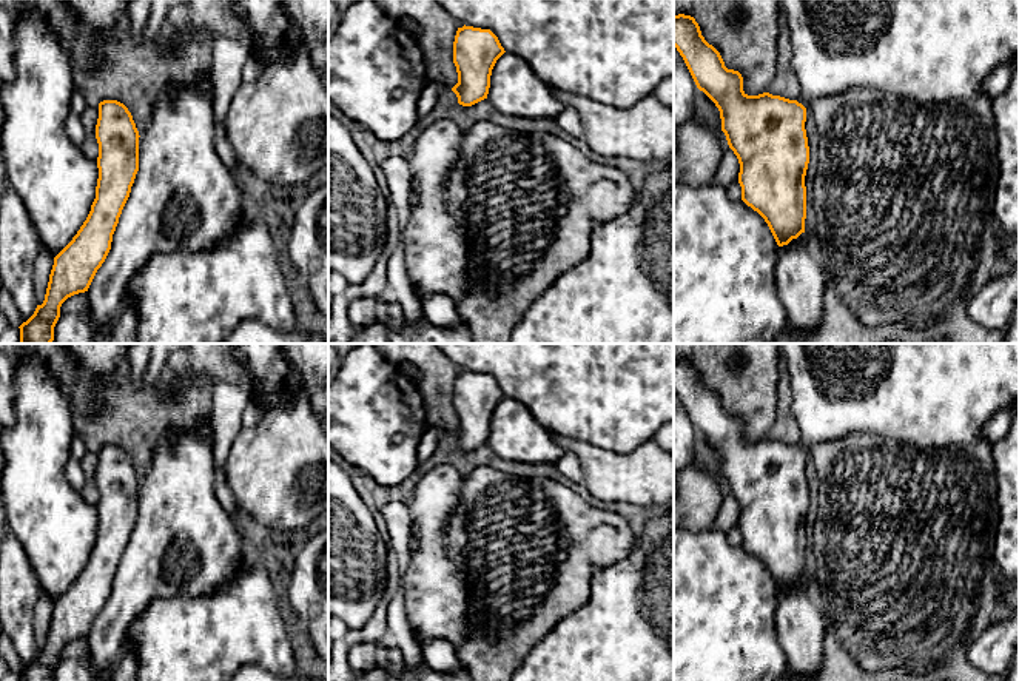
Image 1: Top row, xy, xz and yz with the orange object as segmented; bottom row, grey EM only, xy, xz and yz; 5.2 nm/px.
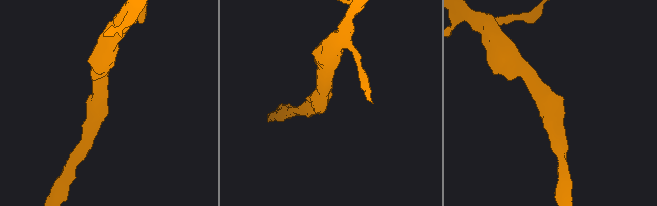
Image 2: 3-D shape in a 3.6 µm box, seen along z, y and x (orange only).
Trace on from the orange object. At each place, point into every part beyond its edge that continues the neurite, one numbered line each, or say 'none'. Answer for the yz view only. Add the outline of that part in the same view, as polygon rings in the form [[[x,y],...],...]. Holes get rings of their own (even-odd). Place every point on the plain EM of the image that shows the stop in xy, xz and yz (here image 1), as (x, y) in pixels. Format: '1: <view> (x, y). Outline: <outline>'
1: yz (927, 395). Outline: [[[782,344],[782,354],[791,374],[794,398],[791,410],[800,430],[797,447],[805,453],[809,453],[819,442],[836,441],[851,433],[879,434],[919,448],[968,445],[979,436],[990,418],[1019,398],[1019,344]]]

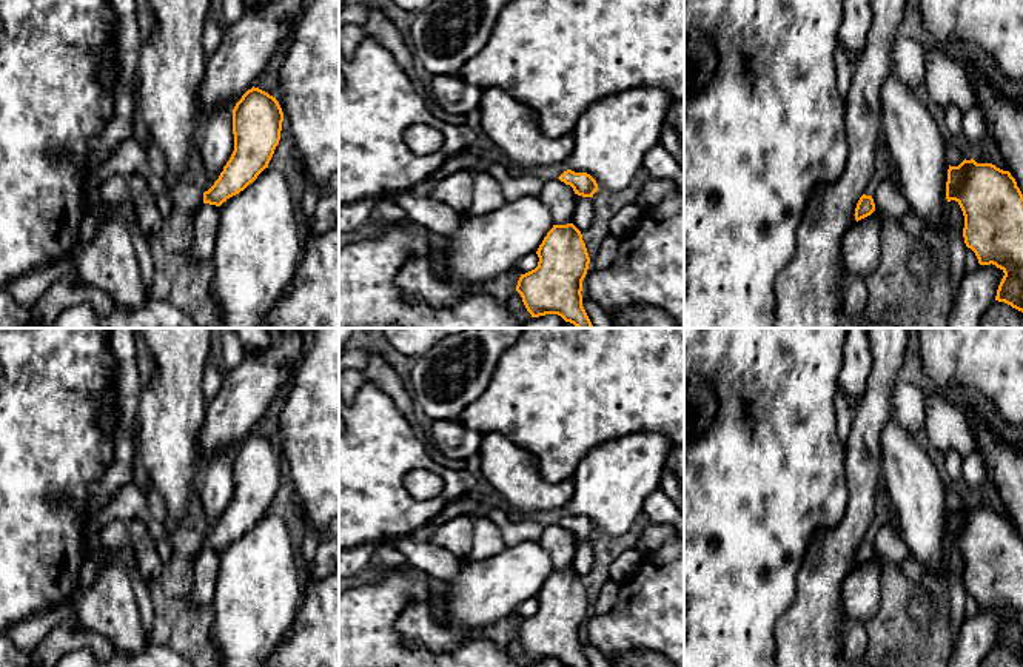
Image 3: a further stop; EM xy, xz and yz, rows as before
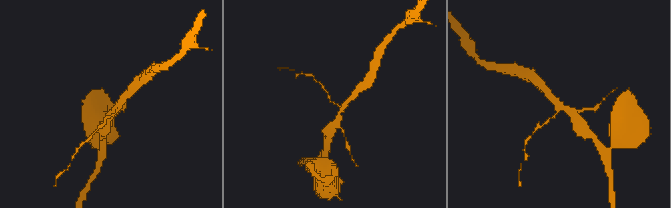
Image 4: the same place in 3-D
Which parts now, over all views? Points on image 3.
none

